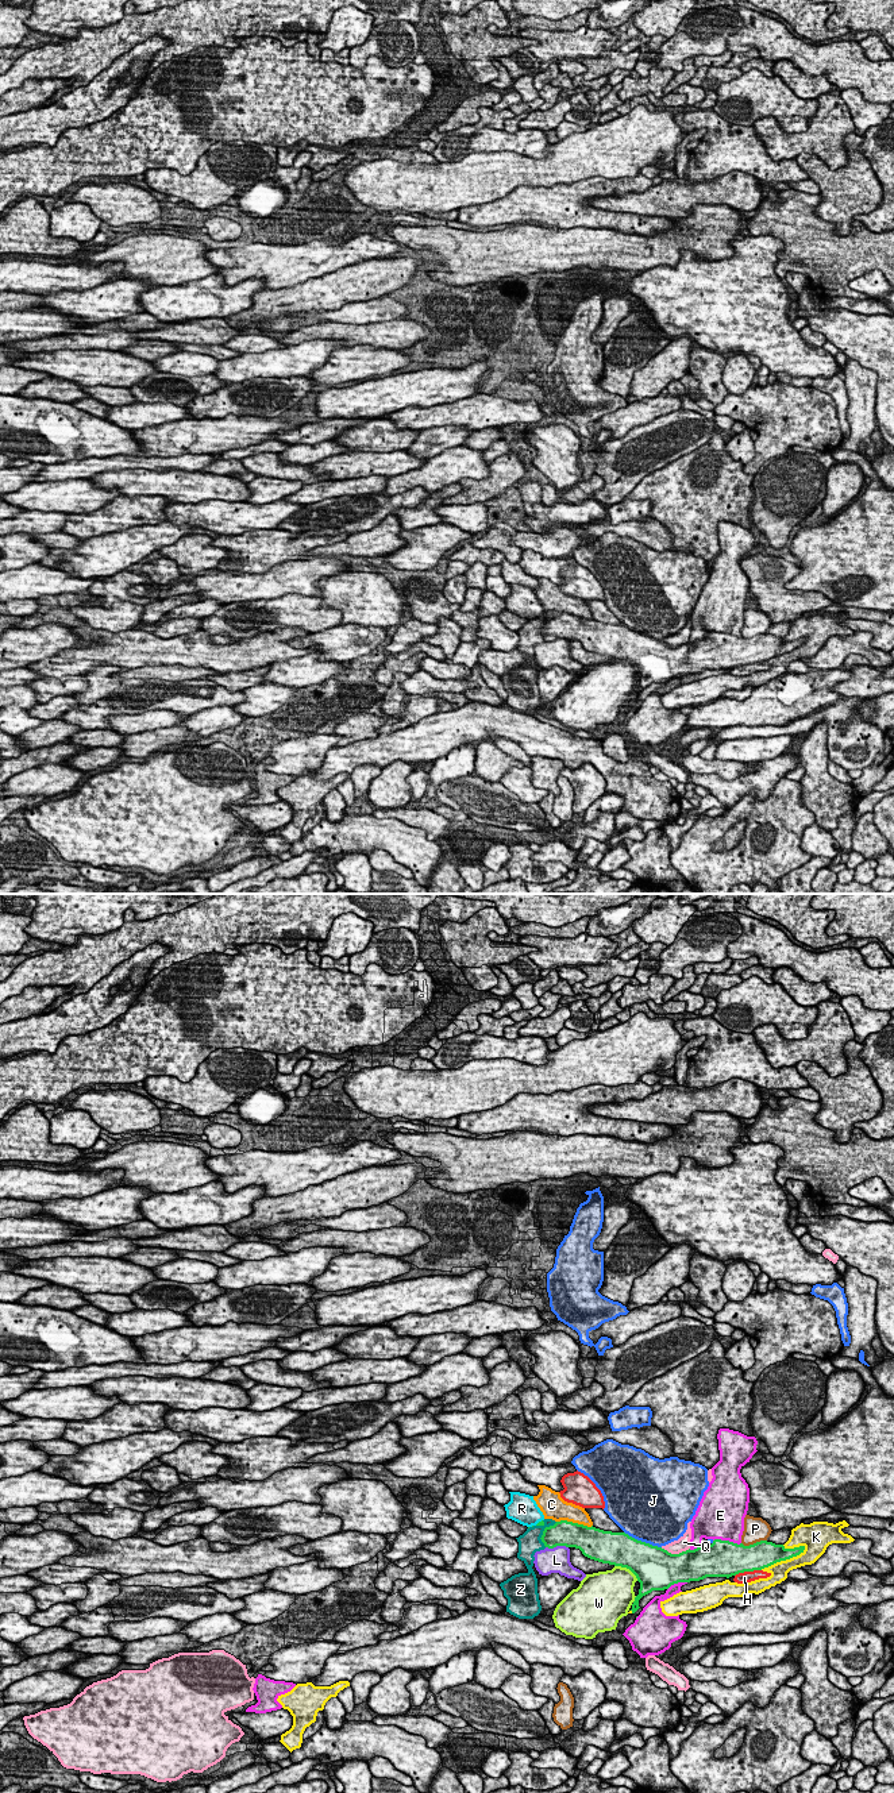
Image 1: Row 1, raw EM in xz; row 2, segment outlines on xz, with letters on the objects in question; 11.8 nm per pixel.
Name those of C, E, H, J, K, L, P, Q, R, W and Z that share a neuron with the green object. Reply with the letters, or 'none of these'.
none of these

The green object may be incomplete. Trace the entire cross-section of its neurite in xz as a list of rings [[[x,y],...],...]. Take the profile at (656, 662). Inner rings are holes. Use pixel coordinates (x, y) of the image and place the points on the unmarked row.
[[[567,613],[546,620],[540,632],[548,641],[575,640],[590,652],[629,662],[640,675],[632,706],[640,701],[639,693],[652,683],[664,683],[678,675],[706,670],[729,671],[739,666],[762,663],[805,643],[805,639],[786,641],[767,633],[744,639],[714,632],[709,639],[671,647],[625,625],[604,624]]]

